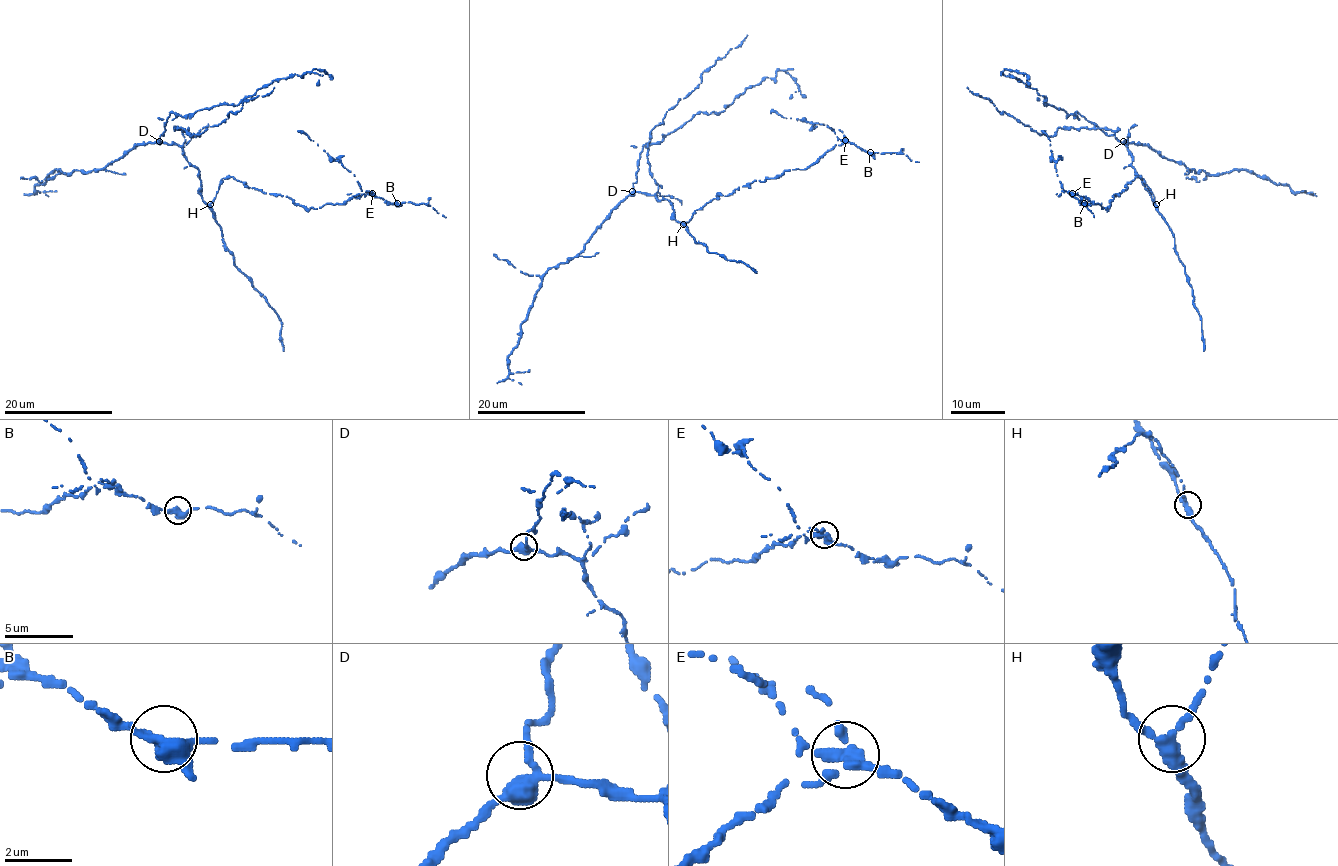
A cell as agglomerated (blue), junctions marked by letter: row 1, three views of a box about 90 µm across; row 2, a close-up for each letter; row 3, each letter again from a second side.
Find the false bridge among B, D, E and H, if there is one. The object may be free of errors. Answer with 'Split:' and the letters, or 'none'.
Split: E

